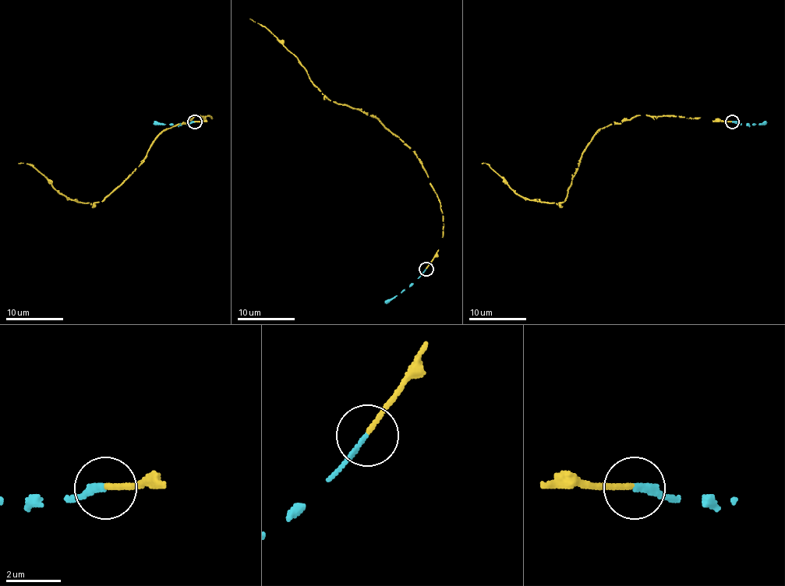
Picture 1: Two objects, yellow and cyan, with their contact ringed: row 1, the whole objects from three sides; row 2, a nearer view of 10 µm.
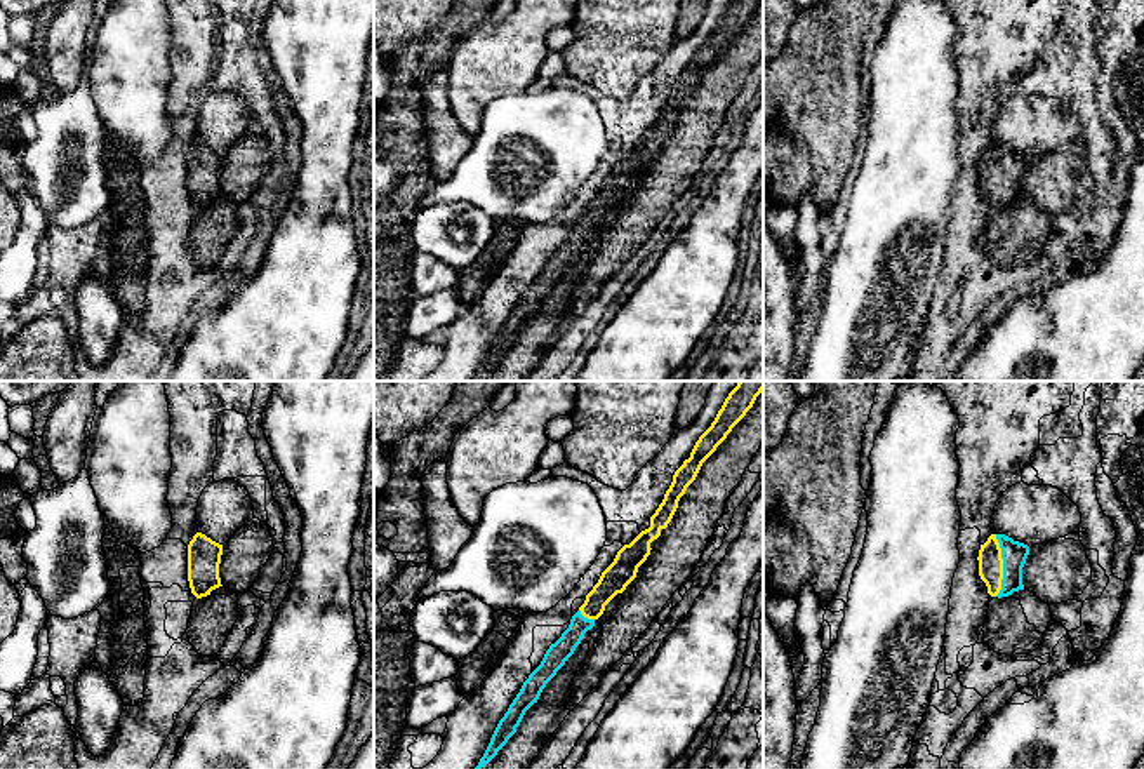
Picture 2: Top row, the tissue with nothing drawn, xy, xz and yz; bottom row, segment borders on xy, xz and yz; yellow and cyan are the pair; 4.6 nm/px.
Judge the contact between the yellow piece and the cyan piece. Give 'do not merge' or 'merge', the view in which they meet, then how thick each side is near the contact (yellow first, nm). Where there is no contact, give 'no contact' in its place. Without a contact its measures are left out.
merge; meets yellow in yz; 110 nm thick on the yellow side, 120 nm on the other

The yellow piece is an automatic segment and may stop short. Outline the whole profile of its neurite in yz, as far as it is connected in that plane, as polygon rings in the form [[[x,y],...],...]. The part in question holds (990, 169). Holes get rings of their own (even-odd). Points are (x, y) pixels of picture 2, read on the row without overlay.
[[[991,144],[979,160],[979,186],[991,207],[1008,207],[1024,200],[1022,177],[1029,165],[1029,157],[1005,144]]]

